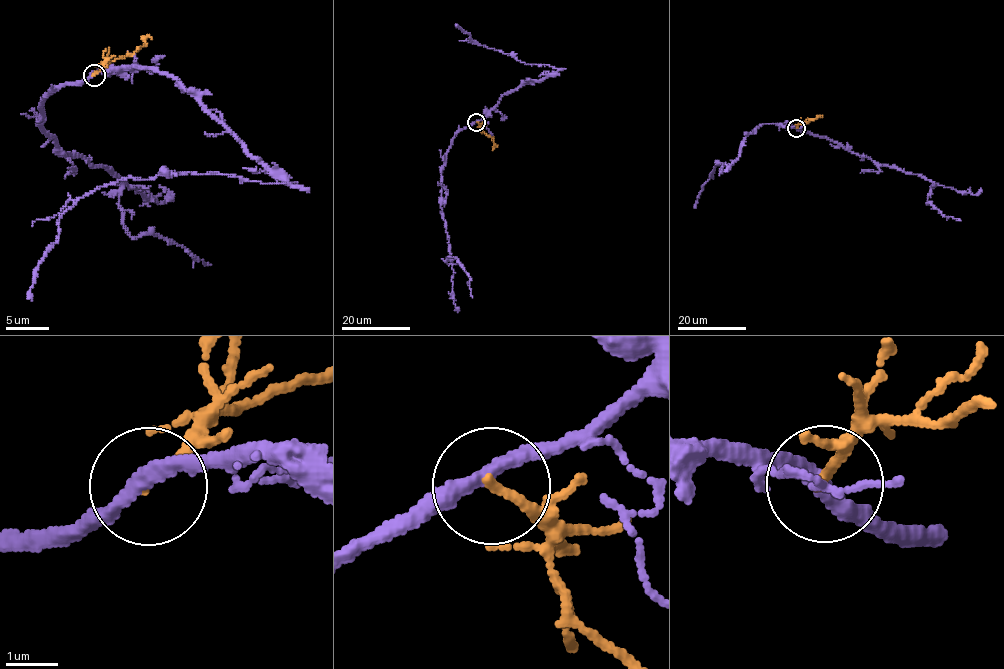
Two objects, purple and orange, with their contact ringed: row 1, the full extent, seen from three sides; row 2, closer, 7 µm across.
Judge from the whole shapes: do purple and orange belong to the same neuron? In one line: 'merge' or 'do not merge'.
do not merge

